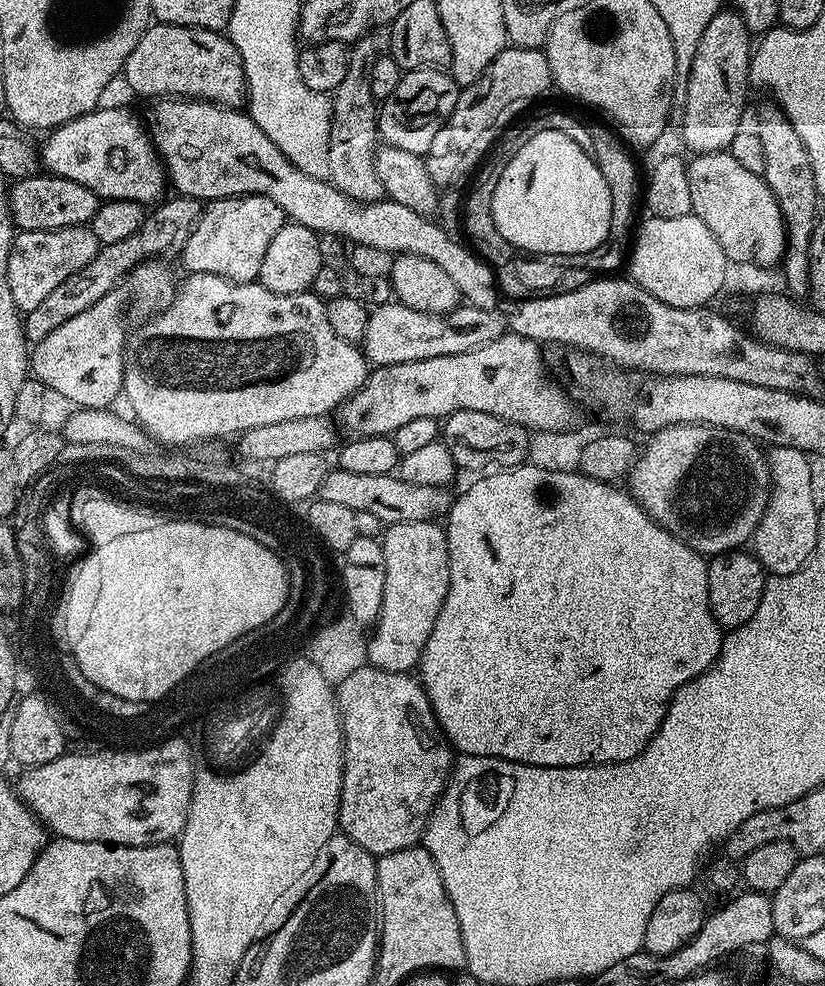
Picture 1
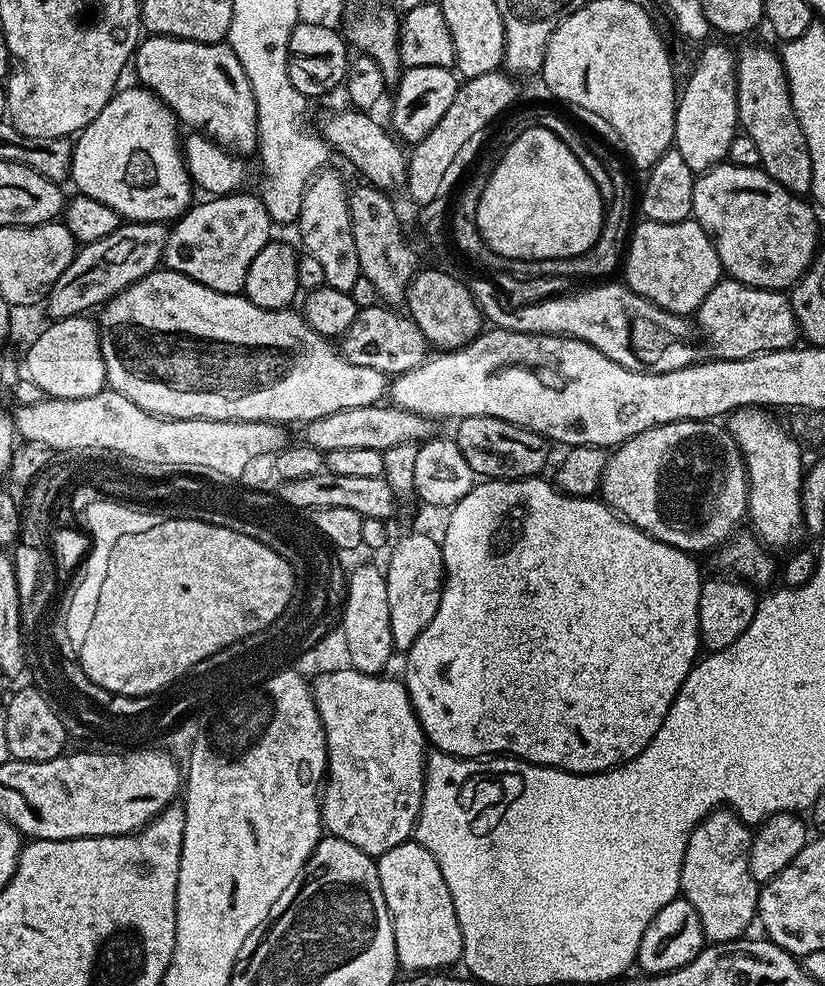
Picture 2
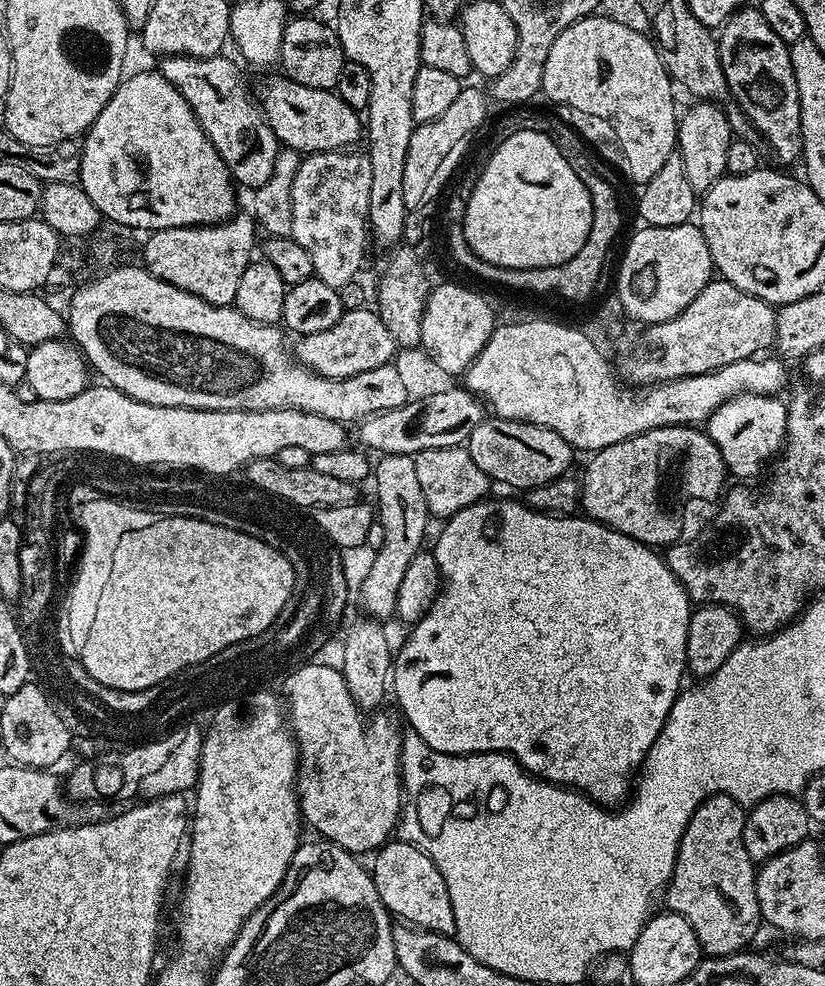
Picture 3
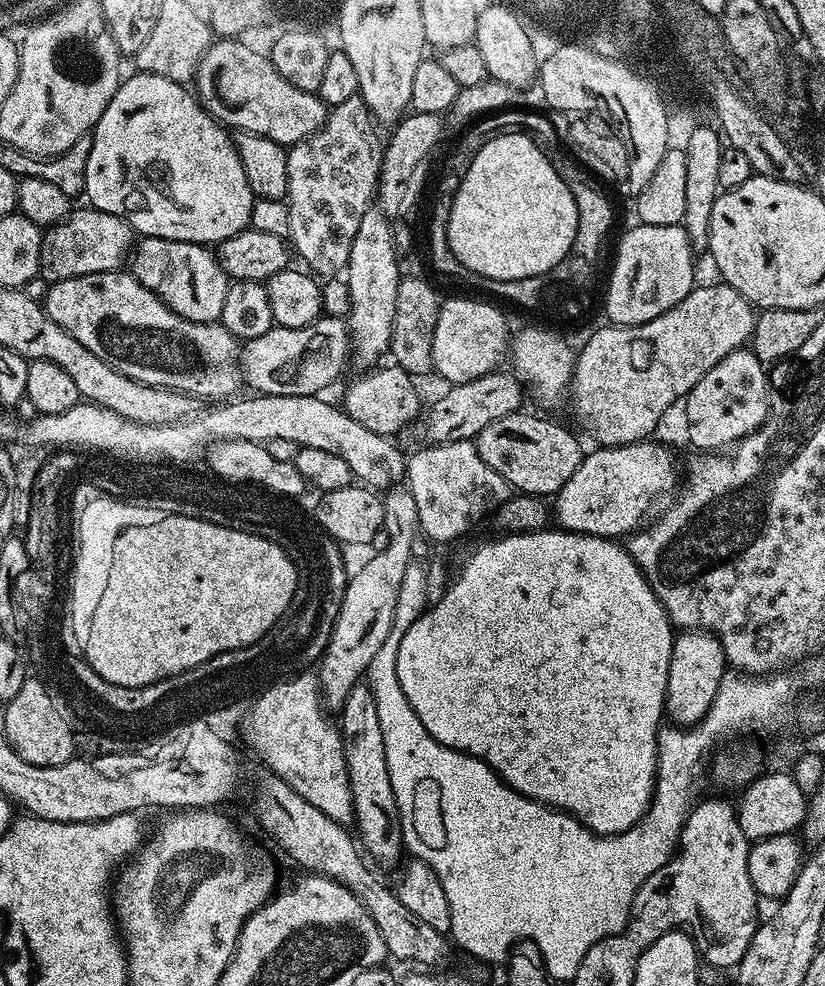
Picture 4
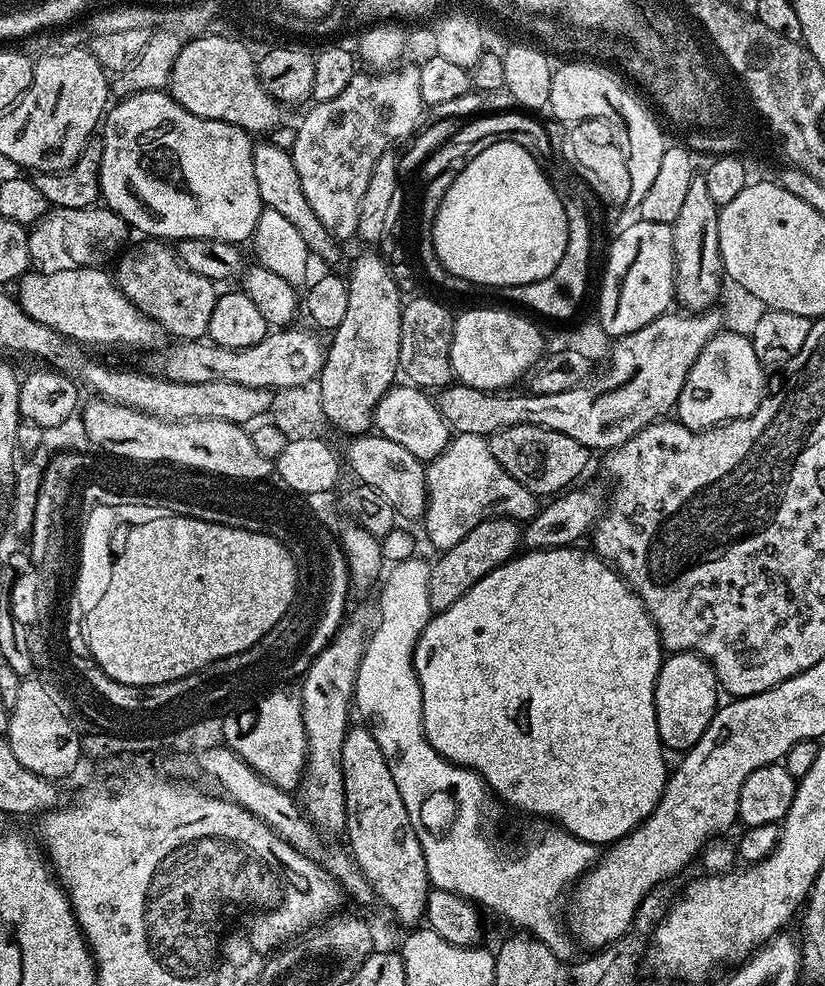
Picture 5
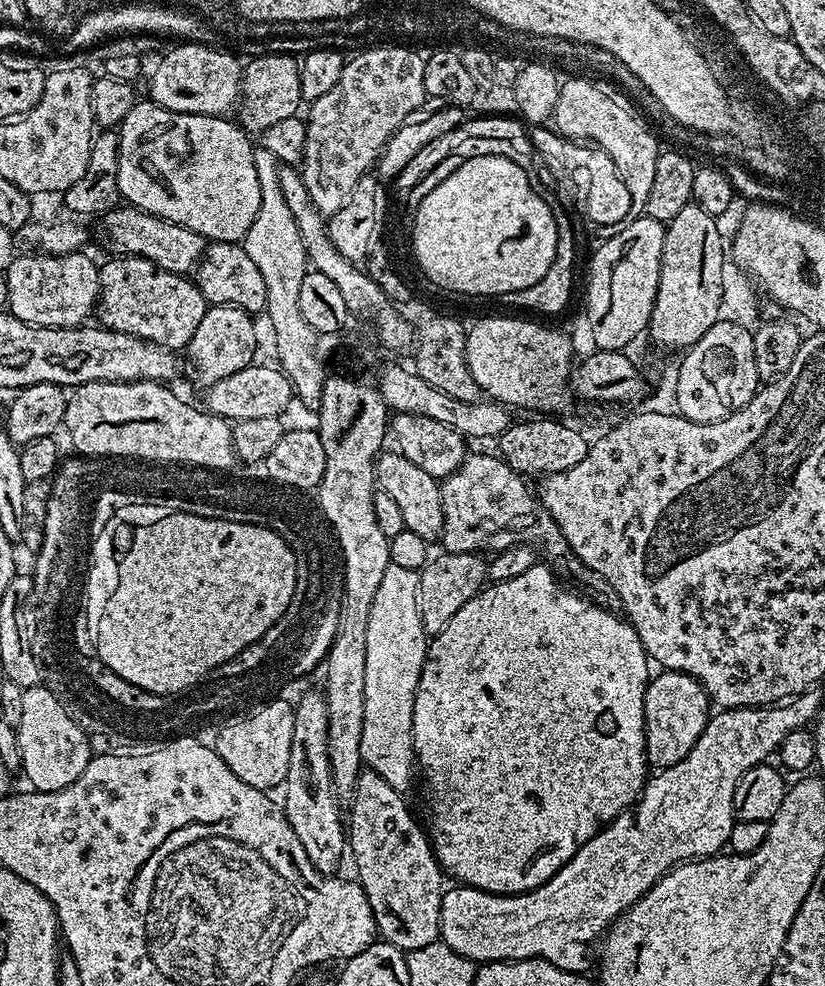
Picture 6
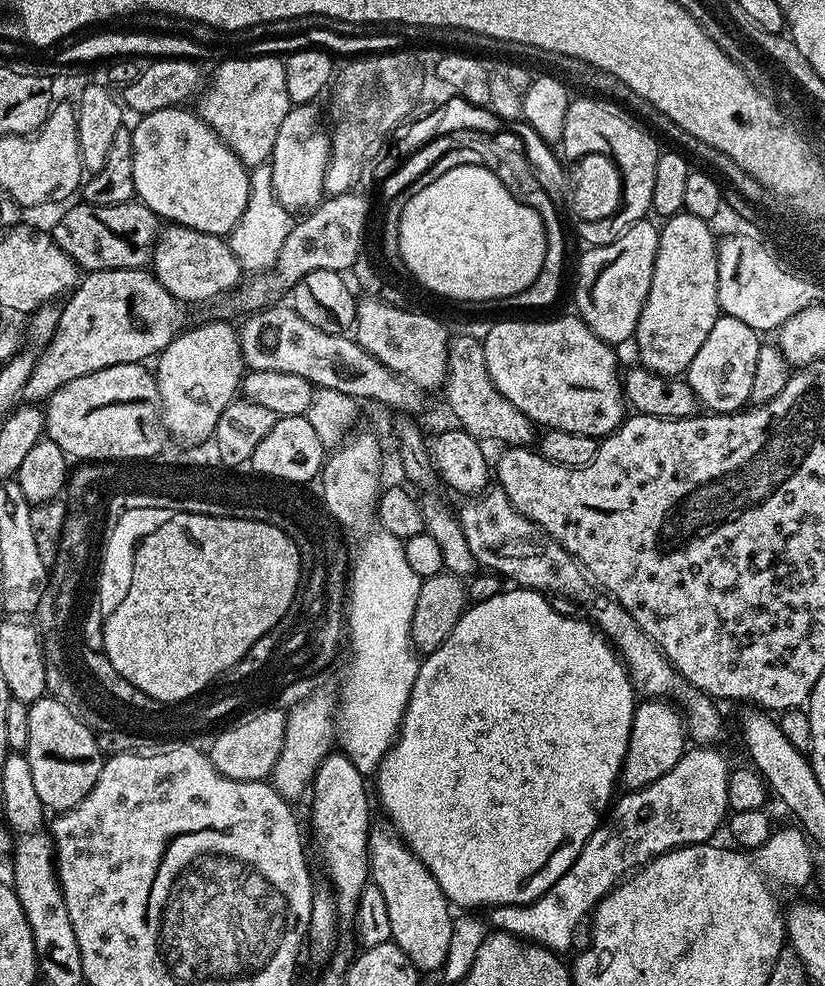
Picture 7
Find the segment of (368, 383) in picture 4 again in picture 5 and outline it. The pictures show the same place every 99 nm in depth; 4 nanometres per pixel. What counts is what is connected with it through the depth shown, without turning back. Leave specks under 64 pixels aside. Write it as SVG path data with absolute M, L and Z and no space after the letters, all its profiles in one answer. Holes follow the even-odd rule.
M397 382L390 391L382 394L374 413L374 428L379 435L390 438L390 442L398 442L398 446L410 450L414 458L425 462L438 458L450 439L450 429L442 418L439 403L428 396L431 395L425 389Z

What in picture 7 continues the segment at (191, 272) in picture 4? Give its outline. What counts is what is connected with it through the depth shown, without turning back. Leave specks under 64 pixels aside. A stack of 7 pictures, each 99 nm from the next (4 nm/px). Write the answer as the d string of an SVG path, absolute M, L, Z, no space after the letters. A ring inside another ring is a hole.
M132 268L132 269L100 269L85 273L71 294L65 299L60 308L58 326L52 335L50 343L41 353L37 364L34 366L30 374L29 381L26 382L23 390L23 399L28 402L44 402L48 397L53 396L59 388L66 386L66 382L70 382L74 378L82 378L86 374L94 374L103 368L109 368L115 364L138 364L141 362L151 361L153 358L159 357L161 352L166 350L166 346L170 346L170 342L175 336L180 335L182 325L185 323L184 312L181 301L174 298L174 294L170 294L170 290L166 290L166 286L162 286L162 282L158 282L158 278L153 276L148 268Z

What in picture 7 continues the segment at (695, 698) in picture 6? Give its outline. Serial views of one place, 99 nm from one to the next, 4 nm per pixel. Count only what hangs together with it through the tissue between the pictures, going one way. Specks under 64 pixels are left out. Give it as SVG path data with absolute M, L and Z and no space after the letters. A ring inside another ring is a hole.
M664 698L641 699L636 705L636 713L630 730L628 753L624 759L624 767L620 770L623 787L635 790L658 782L662 774L674 770L676 763L684 757L685 751L686 729L679 707Z

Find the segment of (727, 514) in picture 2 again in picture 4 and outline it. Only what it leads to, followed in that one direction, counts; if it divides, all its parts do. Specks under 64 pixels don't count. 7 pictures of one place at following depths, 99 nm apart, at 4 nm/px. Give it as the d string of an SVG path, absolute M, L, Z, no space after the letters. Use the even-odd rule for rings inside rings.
M649 438L621 448L600 446L595 449L597 452L589 451L554 497L555 523L557 520L565 532L609 538L624 538L645 527L649 517L673 499L682 480L675 454L654 441Z

